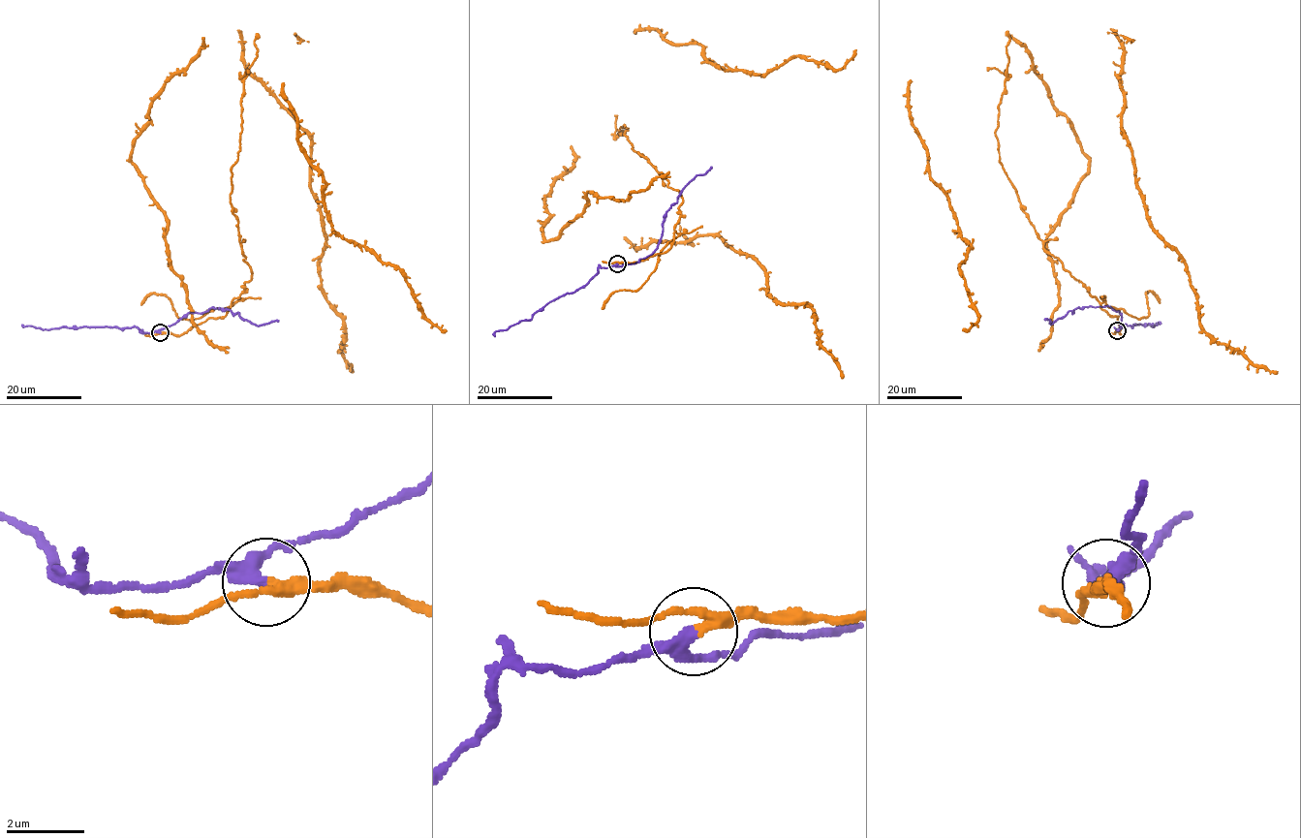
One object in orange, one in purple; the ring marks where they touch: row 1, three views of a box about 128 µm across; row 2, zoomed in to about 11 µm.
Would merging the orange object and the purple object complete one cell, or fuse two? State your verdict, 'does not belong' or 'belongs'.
does not belong

